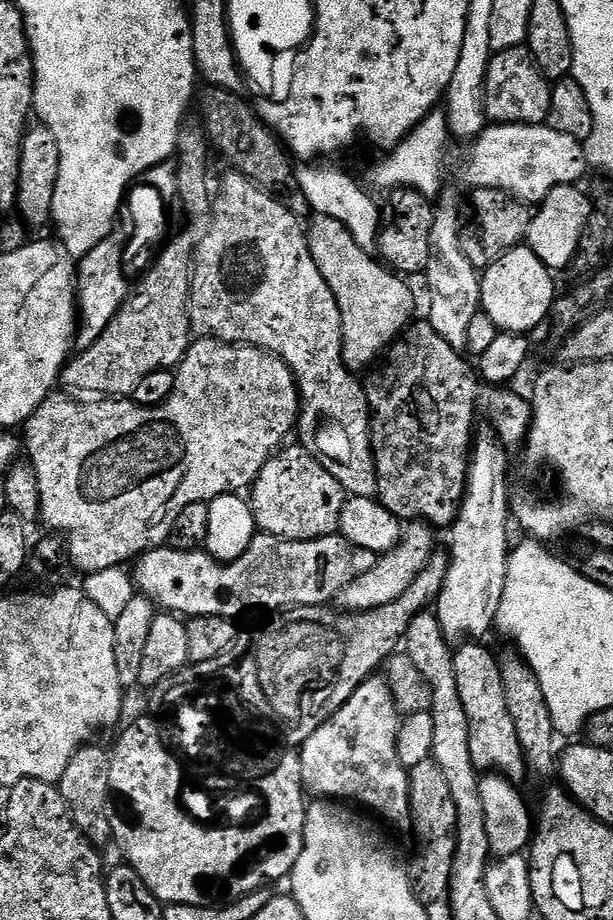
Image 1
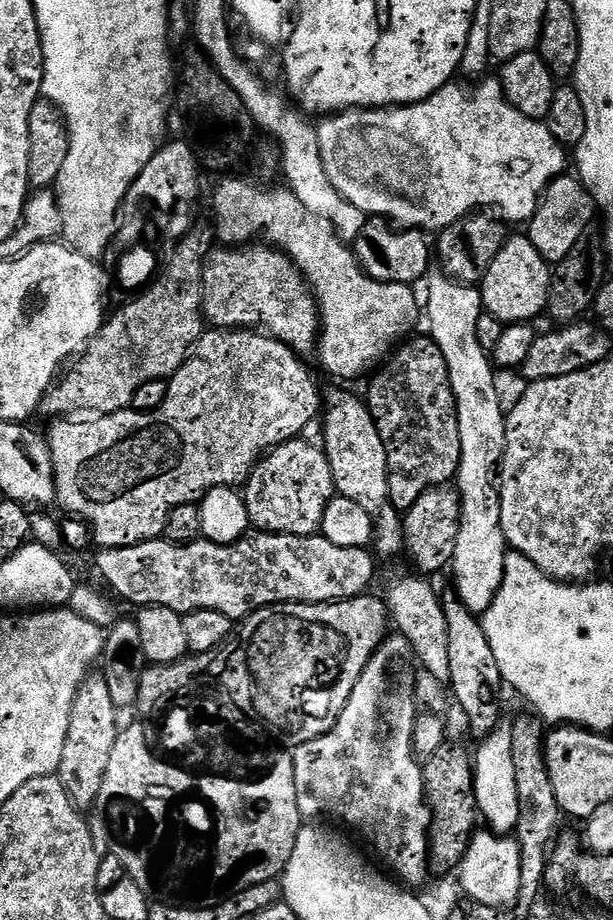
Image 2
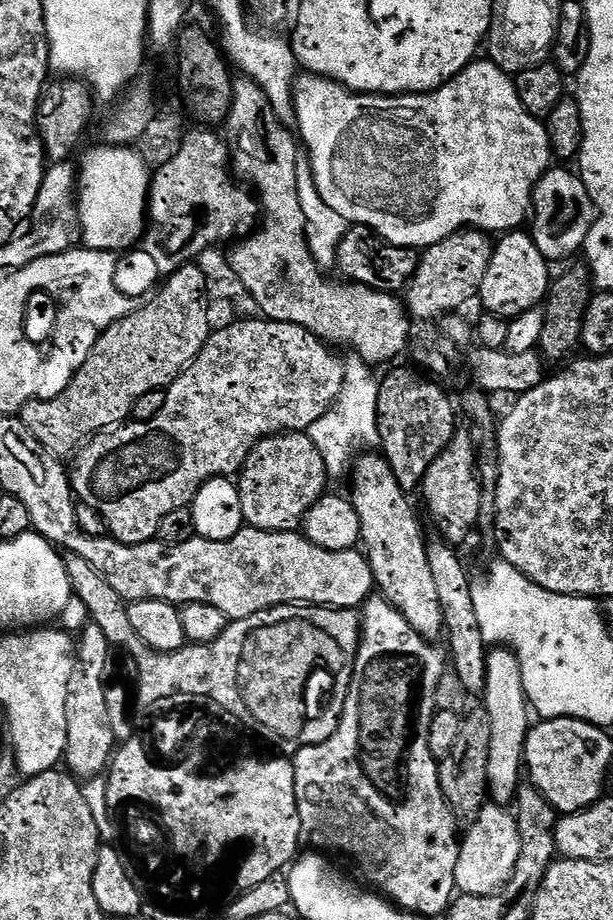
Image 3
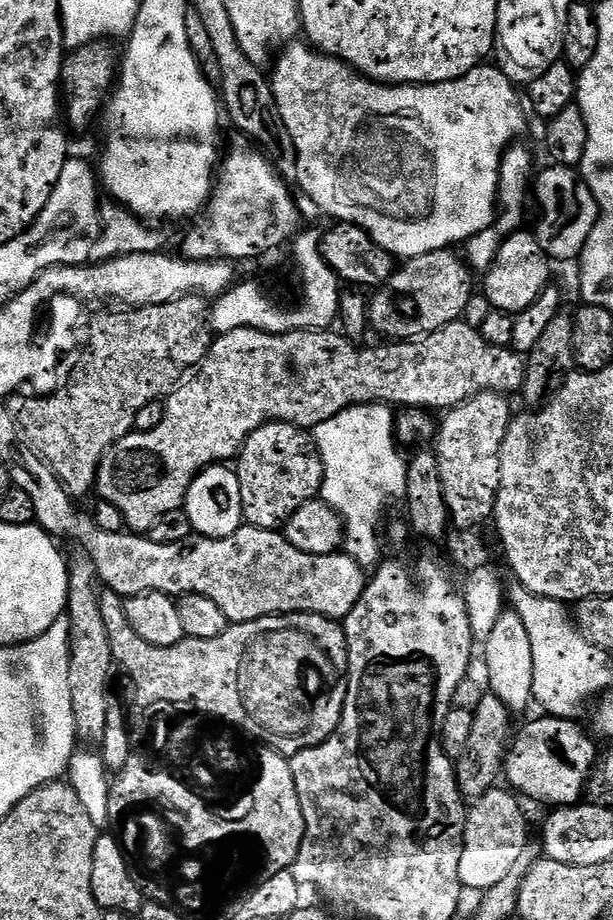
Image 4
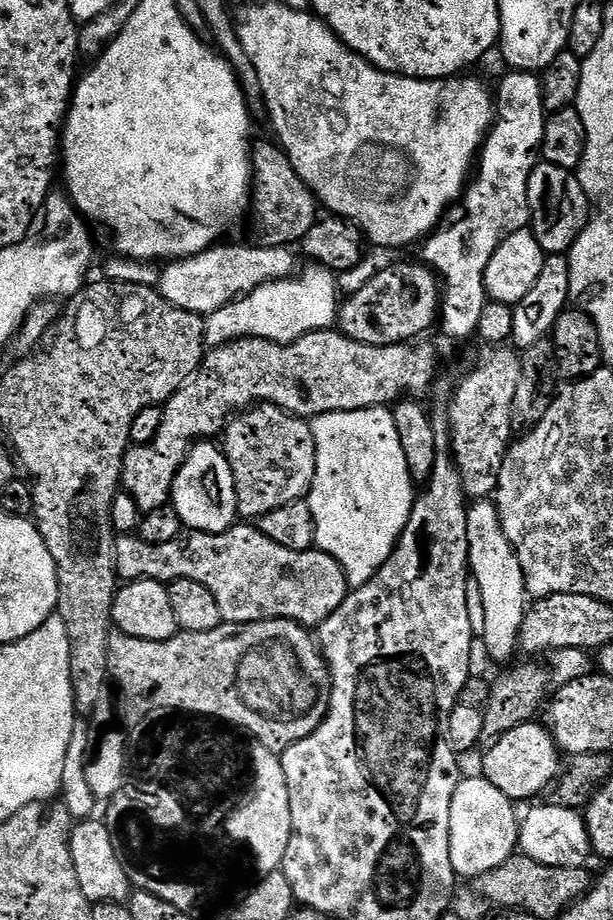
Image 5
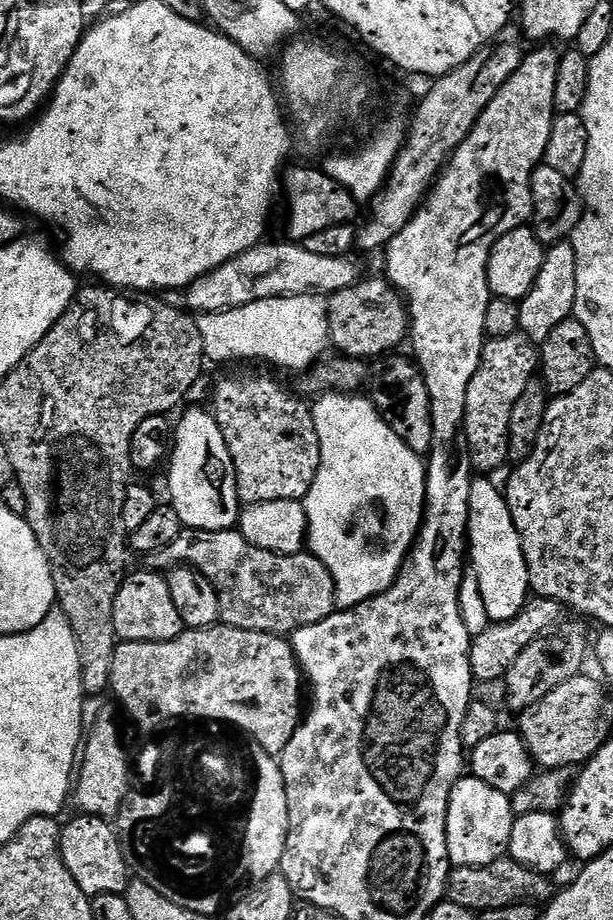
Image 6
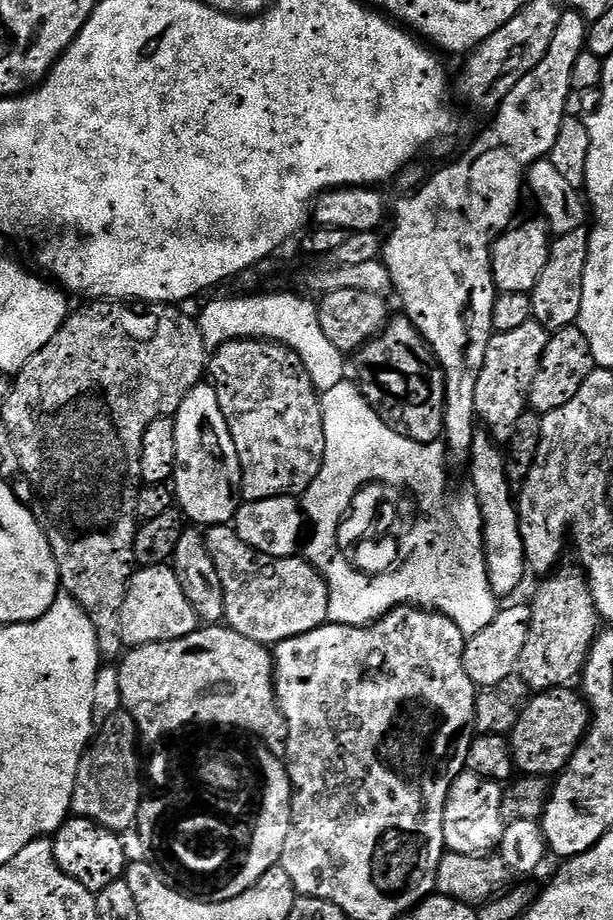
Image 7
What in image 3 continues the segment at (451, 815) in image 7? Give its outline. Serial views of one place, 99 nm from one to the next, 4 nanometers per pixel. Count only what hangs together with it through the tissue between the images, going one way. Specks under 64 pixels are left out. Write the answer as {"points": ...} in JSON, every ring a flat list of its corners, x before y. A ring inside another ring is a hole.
{"points":[[495,802,485,803,484,808,478,814,476,821,467,829,468,833,463,833,460,842,460,853,458,854,458,866,456,867,456,886,463,895,466,896,489,896,495,892,499,892,501,888,506,886,506,882,510,882,510,878,514,874,514,866,518,862,518,854,520,853,520,839,518,838,518,822,515,815,507,807,501,806]]}

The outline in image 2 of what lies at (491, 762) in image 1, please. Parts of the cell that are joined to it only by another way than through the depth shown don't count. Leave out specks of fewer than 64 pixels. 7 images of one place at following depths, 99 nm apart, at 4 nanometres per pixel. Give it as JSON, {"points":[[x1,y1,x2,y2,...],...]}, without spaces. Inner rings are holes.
{"points":[[455,591,443,593,444,609,450,626,450,692,460,703,468,724,476,738,483,738,493,732,501,723,500,688,502,681,494,650,490,650,490,638,478,619,477,613,466,607]]}

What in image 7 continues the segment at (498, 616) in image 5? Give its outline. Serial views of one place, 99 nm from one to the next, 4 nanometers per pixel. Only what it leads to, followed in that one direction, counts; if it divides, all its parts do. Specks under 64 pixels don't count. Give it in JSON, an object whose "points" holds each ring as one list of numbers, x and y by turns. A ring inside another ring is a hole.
{"points":[[477,434,474,438,470,457,470,473,472,472,470,488,480,504,481,520,484,523,484,554,489,585,495,597,503,598,510,595,523,582,526,561,520,533,520,514,514,503,513,489,508,486,506,456,496,447,497,441,491,435]]}

